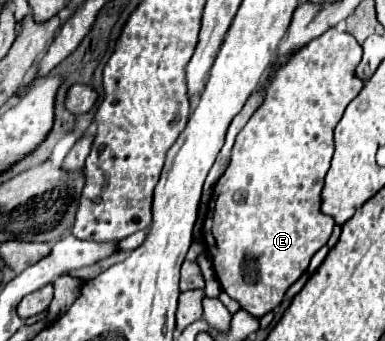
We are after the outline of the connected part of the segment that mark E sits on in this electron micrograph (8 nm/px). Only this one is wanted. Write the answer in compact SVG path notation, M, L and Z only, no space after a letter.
M329 27L321 37L289 55L285 63L269 69L267 75L271 75L271 79L267 79L263 103L237 135L231 149L231 163L215 185L203 223L205 249L211 255L223 291L239 301L241 309L255 317L263 317L281 303L285 291L309 267L315 251L319 251L331 237L335 221L321 211L321 191L335 151L333 129L349 101L353 101L365 87L355 75L361 55L363 49L353 35Z

